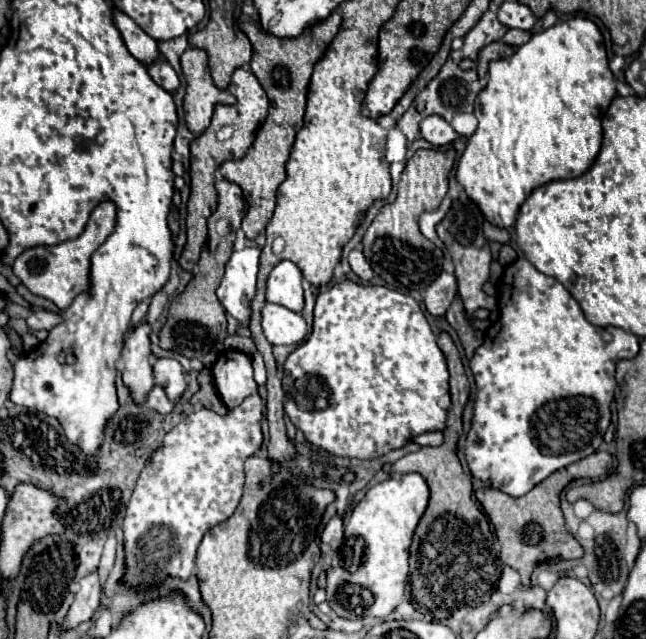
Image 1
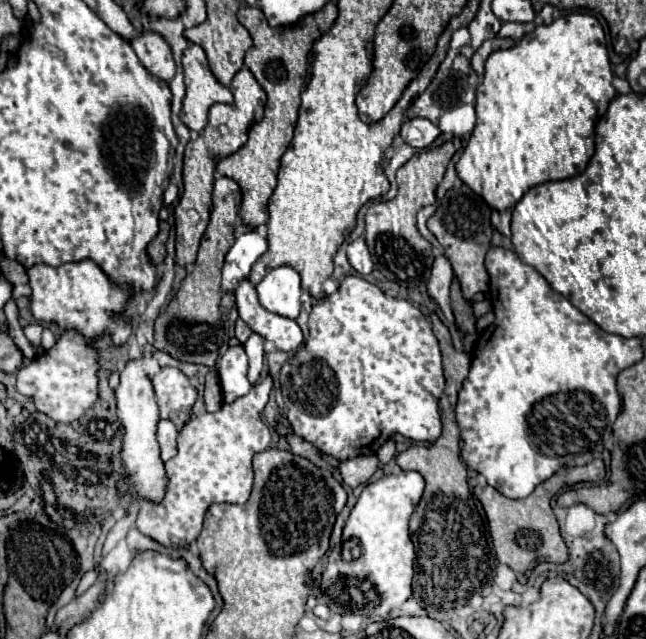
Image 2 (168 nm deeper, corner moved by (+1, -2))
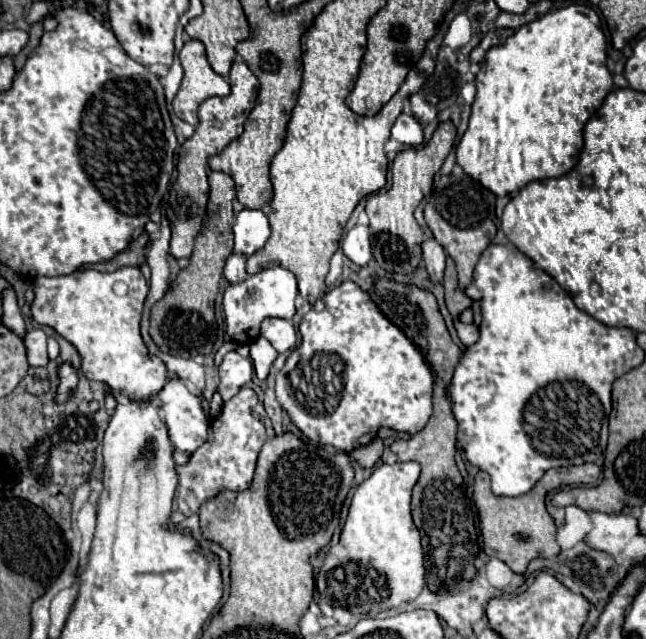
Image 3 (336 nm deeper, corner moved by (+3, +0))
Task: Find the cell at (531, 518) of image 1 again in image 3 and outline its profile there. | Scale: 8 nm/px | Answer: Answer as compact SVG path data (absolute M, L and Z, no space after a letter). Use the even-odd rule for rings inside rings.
M582 464L580 468L556 468L552 472L546 472L528 494L516 496L516 498L498 498L490 490L490 478L486 472L478 472L474 478L474 504L478 502L478 518L480 518L480 534L484 540L484 552L488 556L496 556L502 562L506 562L512 572L524 574L526 566L534 558L556 558L560 552L560 546L556 542L556 524L550 514L546 514L544 496L552 488L560 488L566 480L568 482L580 482L586 480L586 484L594 484L600 478L600 468L596 464Z

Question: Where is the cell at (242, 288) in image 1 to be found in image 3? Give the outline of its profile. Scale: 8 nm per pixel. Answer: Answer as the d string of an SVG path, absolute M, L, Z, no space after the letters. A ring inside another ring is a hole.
M244 208L238 212L236 222L234 222L234 252L244 252L246 256L250 256L256 250L260 250L268 238L270 238L270 222L262 210Z

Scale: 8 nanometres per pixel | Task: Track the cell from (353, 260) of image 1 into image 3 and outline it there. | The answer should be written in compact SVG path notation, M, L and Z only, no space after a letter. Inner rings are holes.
M356 224L348 230L348 234L342 240L344 254L358 266L366 266L372 258L372 246L370 246L370 228Z

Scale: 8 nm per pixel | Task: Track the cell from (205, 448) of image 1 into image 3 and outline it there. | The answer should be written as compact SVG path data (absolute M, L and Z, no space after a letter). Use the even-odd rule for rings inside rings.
M250 388L240 390L234 398L224 402L220 416L210 424L208 440L190 456L190 462L186 466L176 466L180 478L176 506L186 516L198 512L200 504L216 496L220 490L244 490L250 486L258 452L268 438L264 424L252 414L252 406L256 406L256 402L258 396Z

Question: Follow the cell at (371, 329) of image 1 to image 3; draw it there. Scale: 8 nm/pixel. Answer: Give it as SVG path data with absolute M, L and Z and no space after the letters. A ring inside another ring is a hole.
M342 282L324 298L324 310L310 310L302 316L302 344L288 356L276 376L276 398L288 412L300 432L318 444L332 444L338 450L352 452L374 440L378 428L416 434L432 414L432 374L418 348L396 328L388 324L370 296L354 282Z

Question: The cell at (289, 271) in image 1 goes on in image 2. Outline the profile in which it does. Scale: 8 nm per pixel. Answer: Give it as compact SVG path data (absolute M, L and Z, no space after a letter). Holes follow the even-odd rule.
M278 266L270 270L264 280L256 286L258 300L274 314L296 318L300 312L300 278L290 266Z

